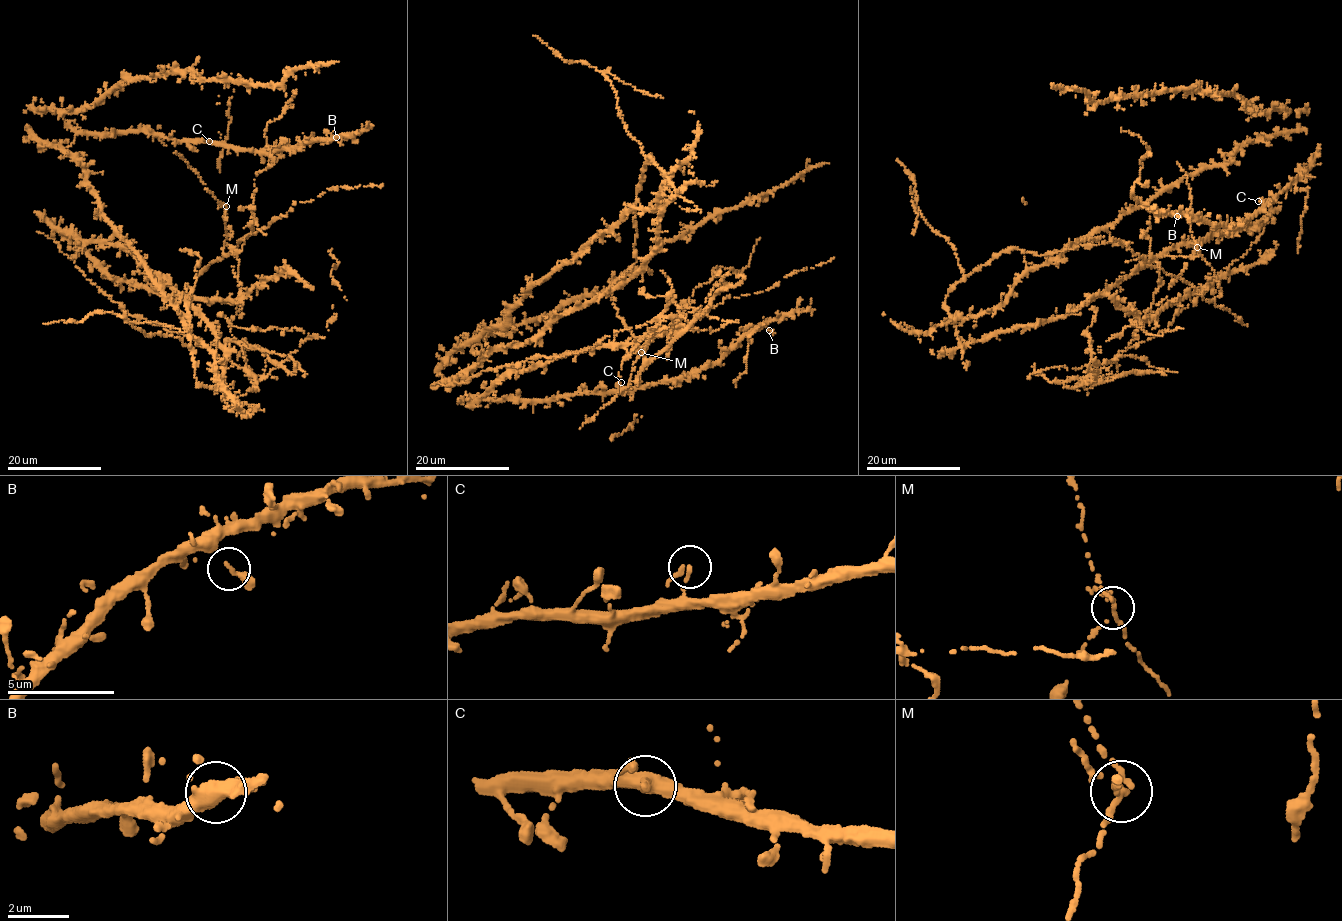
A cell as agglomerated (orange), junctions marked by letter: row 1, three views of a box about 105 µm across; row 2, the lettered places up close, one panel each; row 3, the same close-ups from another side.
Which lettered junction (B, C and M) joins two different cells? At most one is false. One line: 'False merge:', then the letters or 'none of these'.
False merge: M

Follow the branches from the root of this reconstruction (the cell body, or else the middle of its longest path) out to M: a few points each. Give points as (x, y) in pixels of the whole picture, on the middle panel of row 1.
M: (661, 214), (642, 269), (448, 385), (495, 383), (672, 330), (620, 392), (640, 352)

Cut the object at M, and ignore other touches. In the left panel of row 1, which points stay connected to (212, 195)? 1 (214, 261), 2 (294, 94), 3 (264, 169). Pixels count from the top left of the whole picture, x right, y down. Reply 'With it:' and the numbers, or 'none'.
With it: 1

